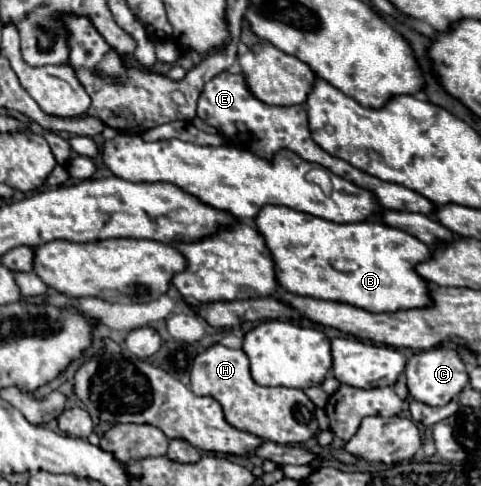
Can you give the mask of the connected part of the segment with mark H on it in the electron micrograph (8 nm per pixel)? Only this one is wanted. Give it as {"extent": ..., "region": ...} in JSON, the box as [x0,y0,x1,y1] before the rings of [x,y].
{"extent":[191,343,319,445],"region":[[[217,343],[197,355],[191,369],[191,389],[195,395],[207,395],[219,401],[227,423],[233,427],[279,445],[305,443],[319,431],[313,401],[301,389],[257,385],[249,373],[249,359],[241,349],[229,349]]]}

